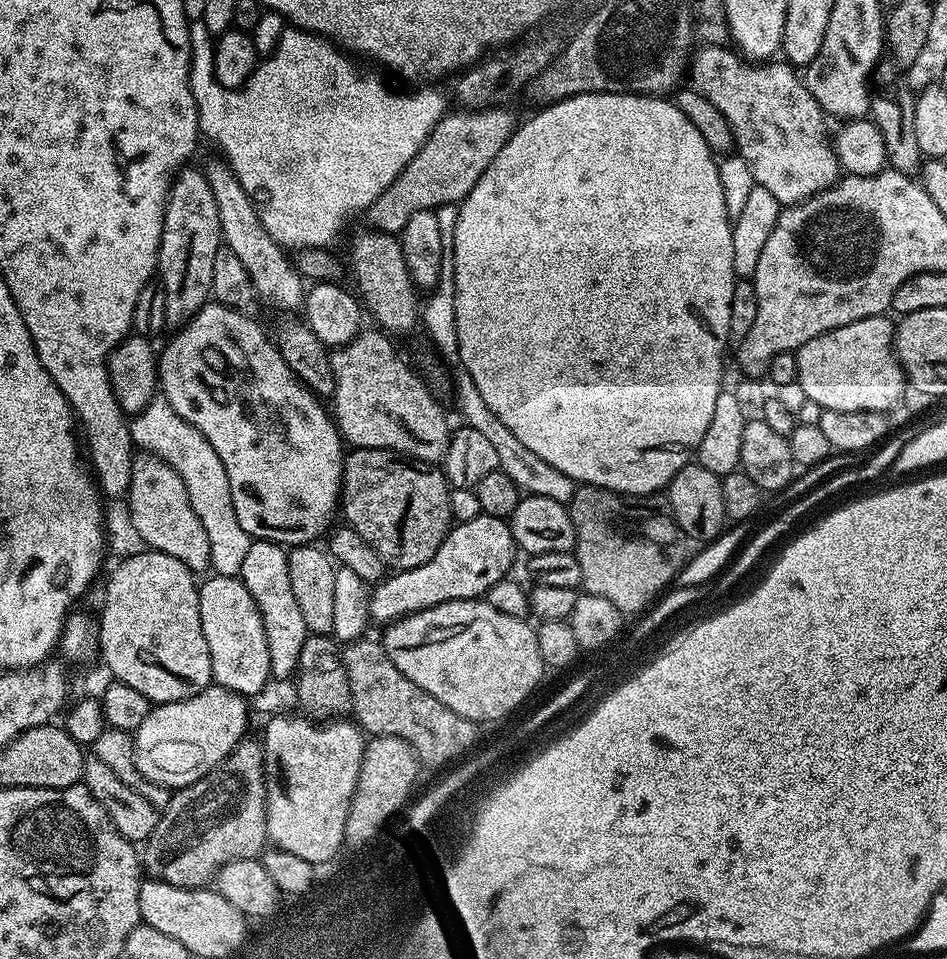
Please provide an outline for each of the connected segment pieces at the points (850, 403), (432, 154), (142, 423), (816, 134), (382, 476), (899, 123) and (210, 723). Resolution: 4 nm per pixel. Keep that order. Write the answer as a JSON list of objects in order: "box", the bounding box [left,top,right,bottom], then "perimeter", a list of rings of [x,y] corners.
[{"box":[796,315,906,413],"perimeter":[[[887,315],[862,318],[850,326],[838,326],[818,338],[810,338],[796,352],[798,379],[809,400],[818,402],[821,410],[858,410],[859,412],[891,413],[891,408],[904,396],[906,377],[894,351],[894,324]]]},{"box":[366,106,518,234],"perimeter":[[[508,106],[468,108],[460,111],[464,112],[449,111],[436,123],[434,130],[428,136],[428,141],[420,147],[418,154],[414,154],[414,158],[410,158],[410,162],[401,170],[398,178],[394,178],[394,182],[390,182],[390,186],[386,186],[386,190],[382,190],[378,198],[374,198],[372,205],[366,209],[369,229],[398,234],[406,226],[406,222],[414,218],[414,214],[459,205],[468,197],[470,190],[474,190],[478,178],[486,174],[490,162],[498,158],[498,150],[506,146],[506,142],[518,127],[518,119],[516,120],[515,114],[508,109]]]},{"box":[130,394,253,577],"perimeter":[[[157,394],[150,403],[140,411],[139,414],[133,415],[130,420],[132,429],[133,445],[142,447],[153,456],[158,456],[168,463],[182,482],[186,482],[186,494],[190,494],[190,506],[194,506],[194,514],[198,514],[202,527],[206,530],[206,538],[210,538],[210,568],[217,576],[235,576],[239,577],[242,570],[242,561],[246,559],[246,553],[250,550],[253,539],[242,530],[238,522],[238,514],[234,514],[234,502],[230,498],[230,478],[226,478],[226,466],[218,454],[214,454],[214,446],[194,427],[186,418],[179,416],[170,406],[170,402],[162,394]]]},{"box":[690,43,842,206],"perimeter":[[[705,43],[690,57],[690,84],[698,95],[709,99],[725,116],[733,132],[735,151],[749,164],[755,183],[765,187],[781,206],[787,206],[801,204],[829,188],[841,179],[842,169],[832,149],[829,133],[824,133],[825,117],[820,104],[805,86],[801,73],[787,62],[776,63],[746,62],[745,57],[731,47]]]},{"box":[340,448,454,570],"perimeter":[[[352,448],[344,457],[344,477],[340,483],[340,504],[347,527],[354,529],[370,545],[392,570],[417,568],[442,546],[454,521],[450,514],[450,485],[443,471],[427,460],[413,460],[389,448]]]},{"box":[870,58,922,174],"perimeter":[[[881,58],[872,71],[870,81],[870,119],[878,126],[882,134],[882,142],[888,155],[887,167],[894,172],[916,174],[921,171],[922,157],[918,138],[914,135],[914,110],[916,101],[913,93],[906,87],[902,79],[902,65],[891,58]]]},{"box":[132,686,249,790],"perimeter":[[[210,686],[185,700],[158,704],[132,736],[132,760],[150,782],[179,790],[214,770],[245,739],[249,701],[237,692]]]}]

